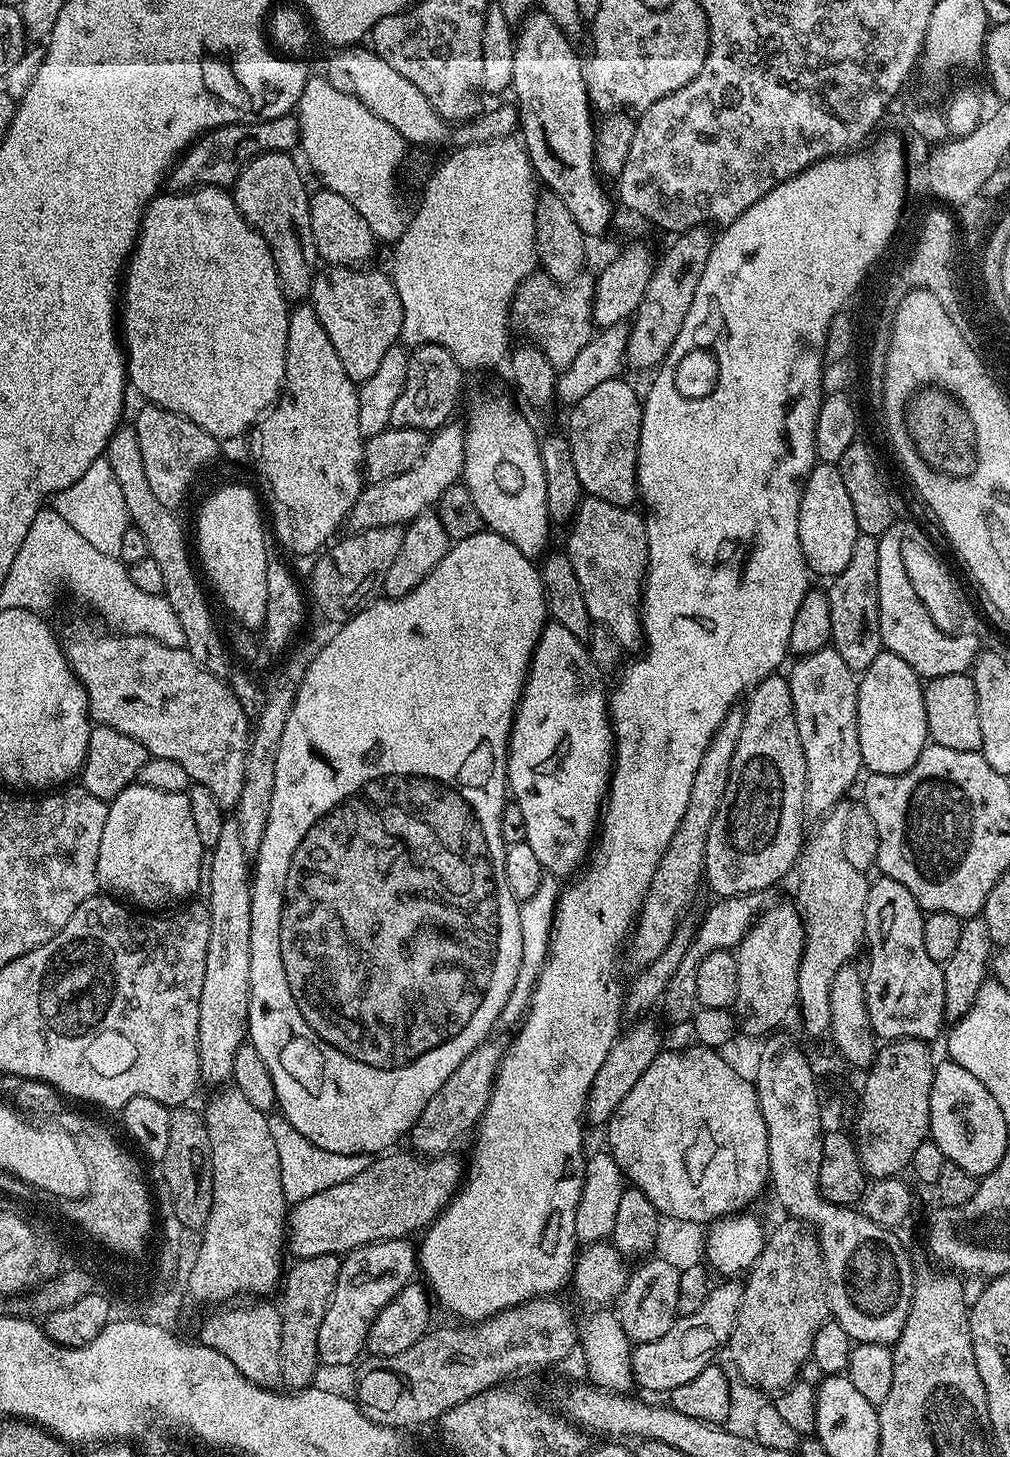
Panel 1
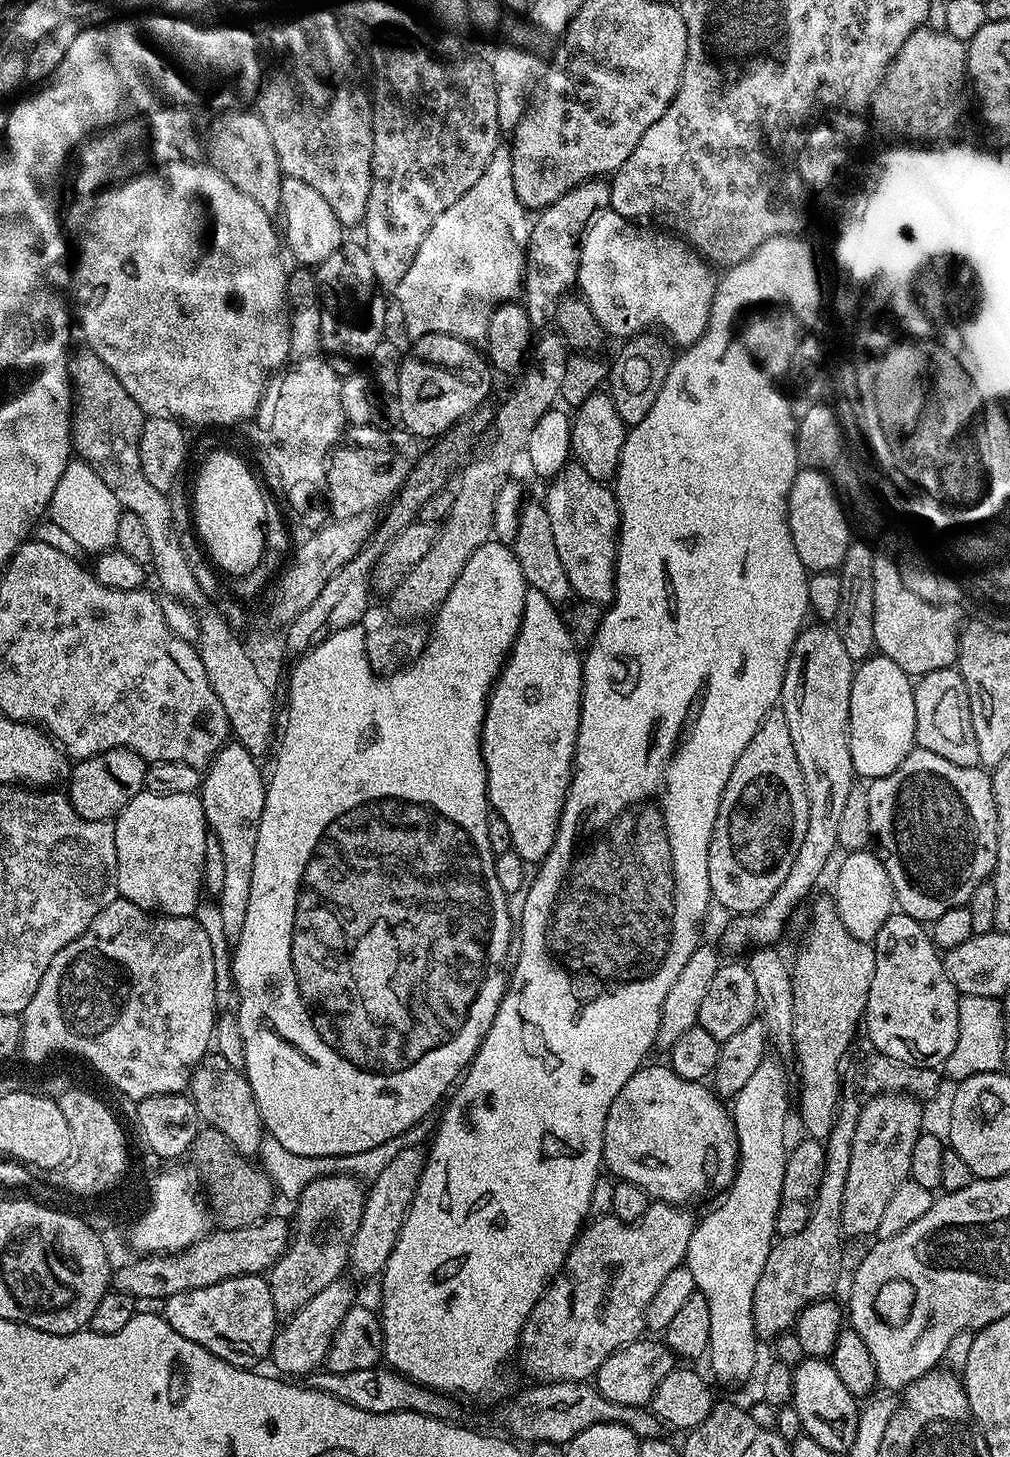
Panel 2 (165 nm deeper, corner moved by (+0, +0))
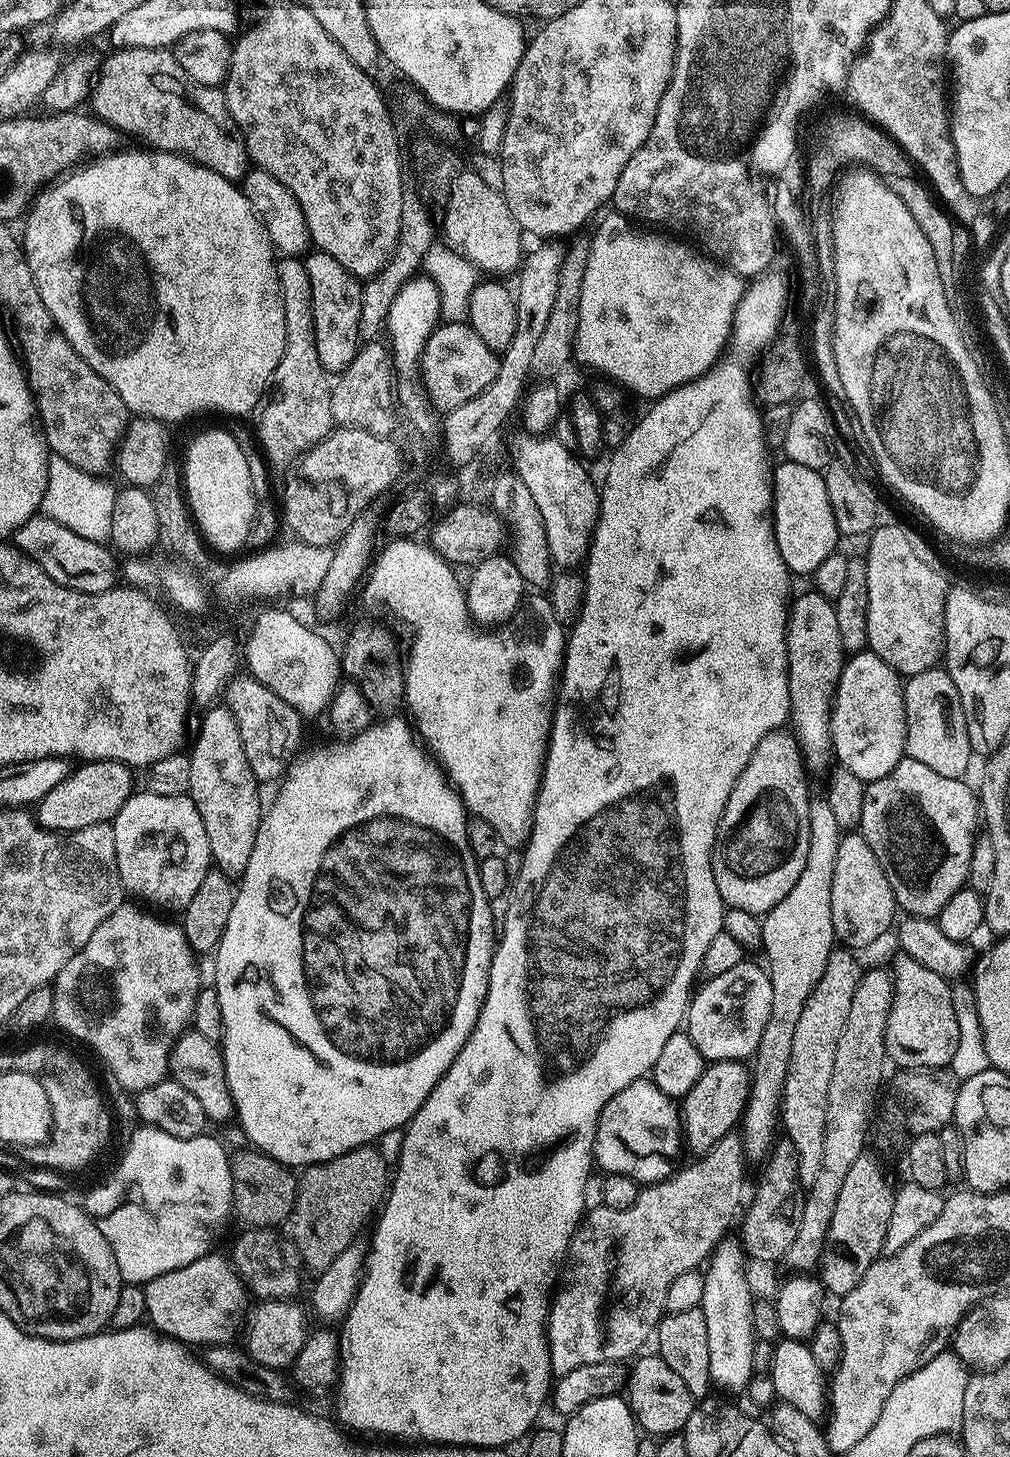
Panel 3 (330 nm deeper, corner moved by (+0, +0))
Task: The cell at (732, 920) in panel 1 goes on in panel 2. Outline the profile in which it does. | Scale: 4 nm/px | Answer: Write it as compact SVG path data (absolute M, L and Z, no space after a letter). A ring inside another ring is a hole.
M824 622L813 625L813 628L805 627L796 635L778 701L779 711L786 718L786 726L790 726L790 742L794 742L794 754L798 754L798 766L804 779L804 793L808 799L806 834L782 886L778 886L770 902L766 902L766 906L757 912L733 915L720 936L724 944L775 945L792 911L806 896L813 895L812 887L819 882L832 851L838 848L842 810L856 776L848 741L854 662L850 654L846 654L846 646L842 646L842 638L838 638L835 627Z

